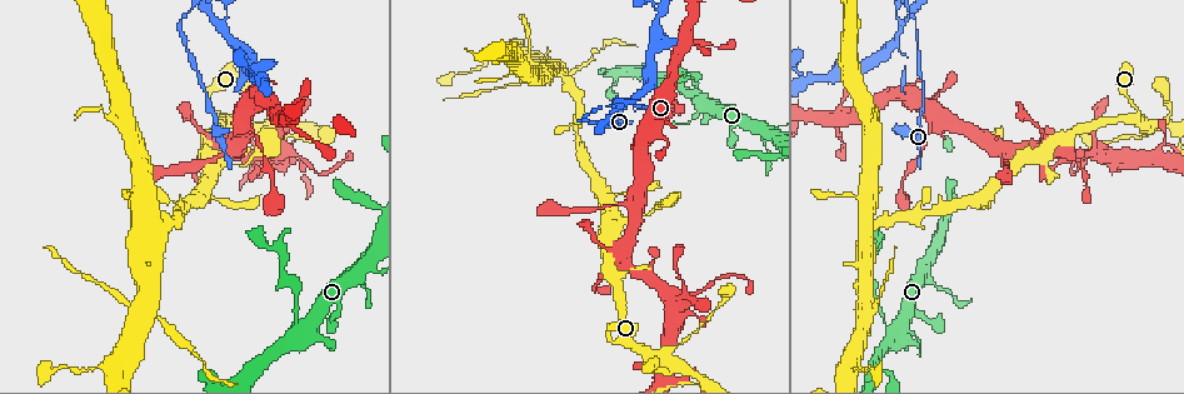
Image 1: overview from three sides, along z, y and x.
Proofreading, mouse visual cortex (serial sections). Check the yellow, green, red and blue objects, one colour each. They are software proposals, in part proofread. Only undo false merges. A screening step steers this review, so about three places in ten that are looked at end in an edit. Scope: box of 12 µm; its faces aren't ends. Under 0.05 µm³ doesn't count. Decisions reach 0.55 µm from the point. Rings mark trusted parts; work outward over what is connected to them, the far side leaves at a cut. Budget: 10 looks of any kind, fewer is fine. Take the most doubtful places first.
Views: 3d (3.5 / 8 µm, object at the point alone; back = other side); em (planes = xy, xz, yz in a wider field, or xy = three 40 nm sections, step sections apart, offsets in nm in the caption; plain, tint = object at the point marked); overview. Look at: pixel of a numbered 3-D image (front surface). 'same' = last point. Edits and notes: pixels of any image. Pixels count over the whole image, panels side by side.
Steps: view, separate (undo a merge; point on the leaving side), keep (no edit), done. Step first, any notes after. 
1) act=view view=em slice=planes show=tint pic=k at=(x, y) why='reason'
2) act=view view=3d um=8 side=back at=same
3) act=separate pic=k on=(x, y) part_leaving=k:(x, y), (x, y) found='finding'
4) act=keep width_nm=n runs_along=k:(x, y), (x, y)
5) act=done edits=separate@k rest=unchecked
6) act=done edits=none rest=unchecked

act=view view=3d um=3.5 pic=1 at=(222, 21) why='three arms meet'

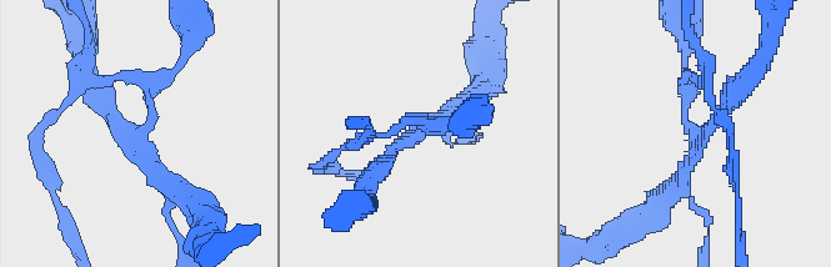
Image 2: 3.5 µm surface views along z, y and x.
act=view view=em slice=planes show=tint pic=2 at=(695, 132) arms=3 arm_widths_nm=150,200,200

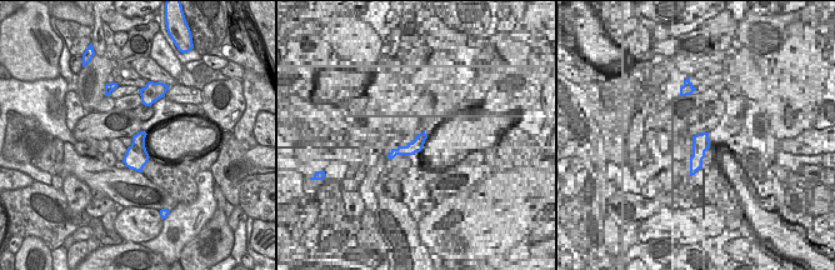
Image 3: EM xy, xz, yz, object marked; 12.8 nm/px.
act=view view=em slice=xy step=3 show=tint at=same

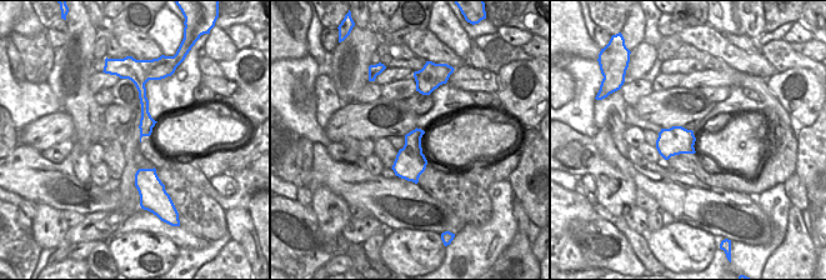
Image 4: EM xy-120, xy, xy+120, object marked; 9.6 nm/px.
act=keep runs_along=2:(121, 75), (148, 86), (151, 171), (183, 190) found='continuous, no second cell'

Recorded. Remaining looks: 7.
act=view view=3d um=3.5 side=back pic=1 at=(300, 333) why='thin neck'

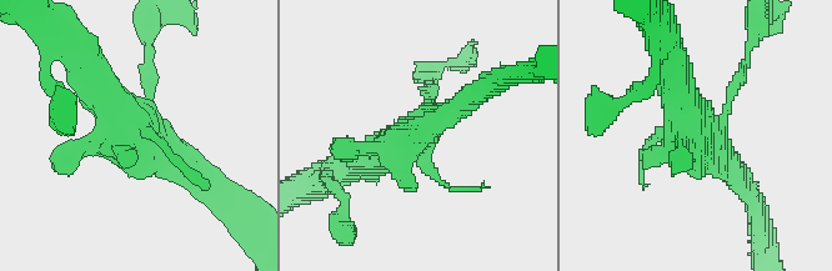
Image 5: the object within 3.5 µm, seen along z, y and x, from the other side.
act=view view=em slice=xy step=1 show=tint pic=5 at=(147, 142)

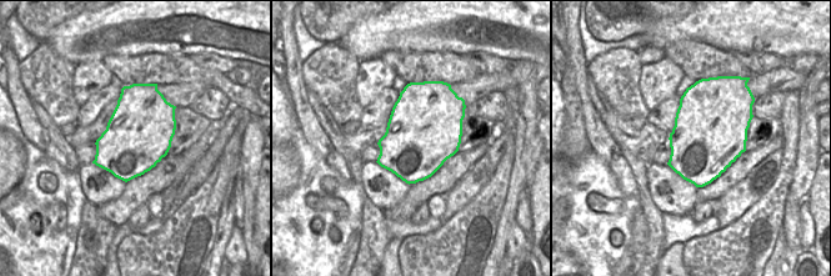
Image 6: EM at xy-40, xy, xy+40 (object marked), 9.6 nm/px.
act=separate pic=5 on=(143, 69) part_leaving=5:(722, 114), (742, 73), (755, 26) found='a second cell is stuck on'

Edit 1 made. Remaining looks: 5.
act=view view=3d um=3.5 pic=1 at=(226, 118) why='three-way junction'

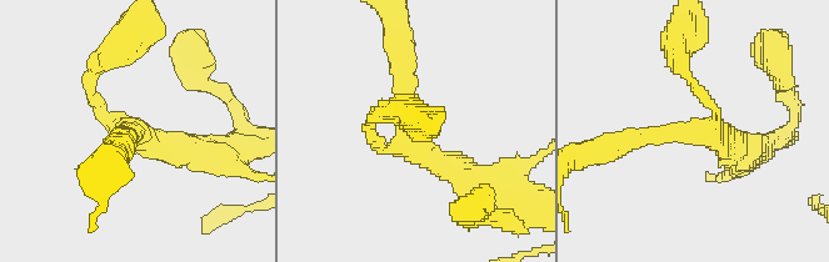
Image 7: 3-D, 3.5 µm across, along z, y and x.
act=view view=em slice=xy step=1 show=plain pic=7 at=(702, 132) arms=3 arm_widths_nm=150,250,300 why='now the EM'

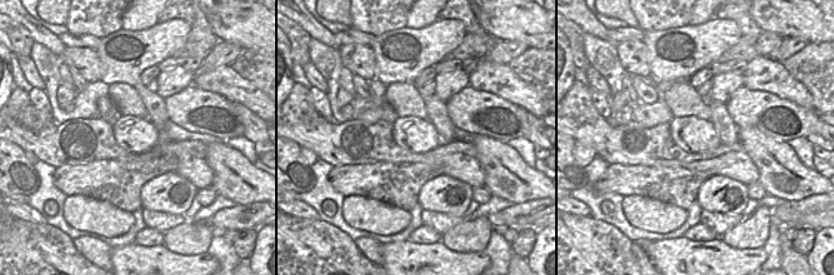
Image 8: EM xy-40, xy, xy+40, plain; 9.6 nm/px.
act=view view=em slice=xy step=1 show=tint at=same why='with the object marked'

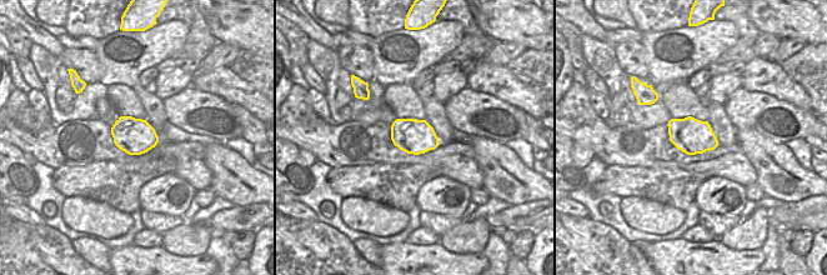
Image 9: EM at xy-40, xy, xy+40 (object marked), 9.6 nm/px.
act=keep width_nm=340 runs_along=7:(684, 75), (714, 125), (624, 144) found='one cell here'

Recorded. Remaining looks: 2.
act=view view=3d um=8 side=back pic=1 at=(872, 315) why='calibre changes'

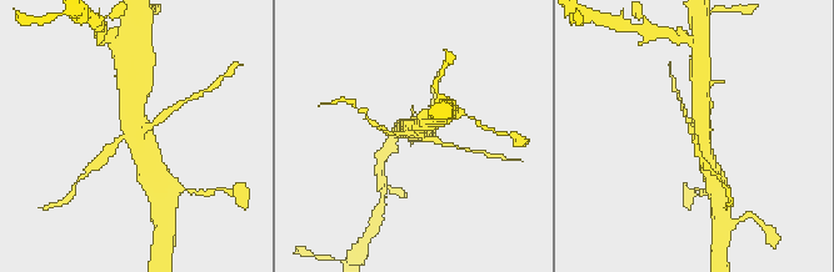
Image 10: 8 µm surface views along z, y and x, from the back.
act=view view=em slice=xy step=3 show=tint pic=10 at=(128, 136) why='now the EM'

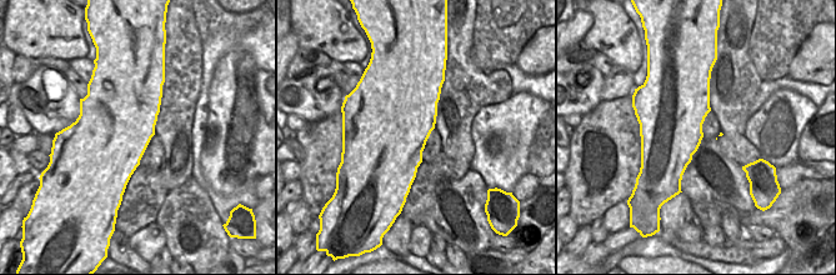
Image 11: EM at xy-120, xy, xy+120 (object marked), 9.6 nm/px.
act=separate pic=10 on=(108, 152) arm_widths_nm=150,150,500,600 found='a second cell is stuck on'

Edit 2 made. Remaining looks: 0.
act=done edits=separate@5,separate@10 rest=unchecked

